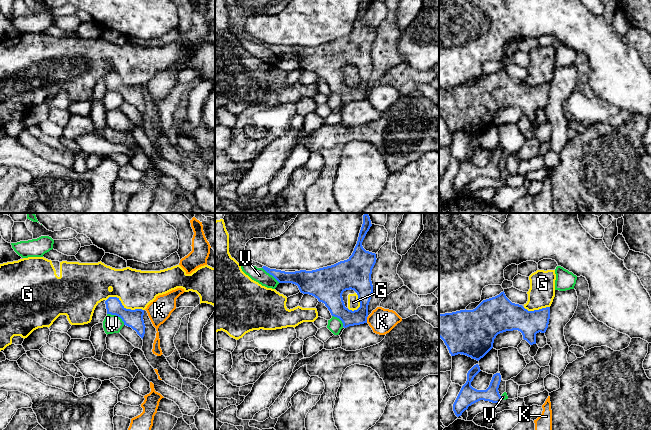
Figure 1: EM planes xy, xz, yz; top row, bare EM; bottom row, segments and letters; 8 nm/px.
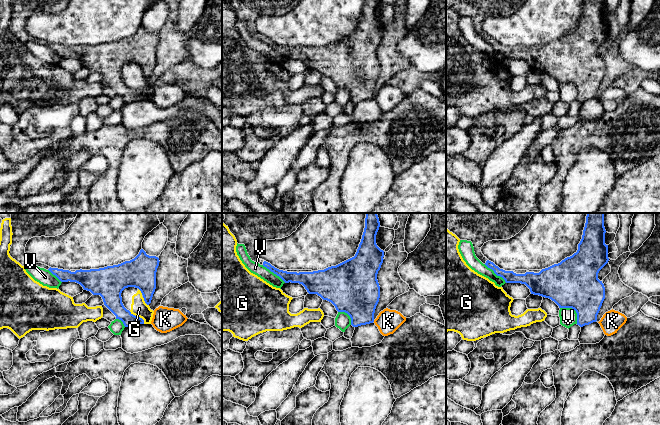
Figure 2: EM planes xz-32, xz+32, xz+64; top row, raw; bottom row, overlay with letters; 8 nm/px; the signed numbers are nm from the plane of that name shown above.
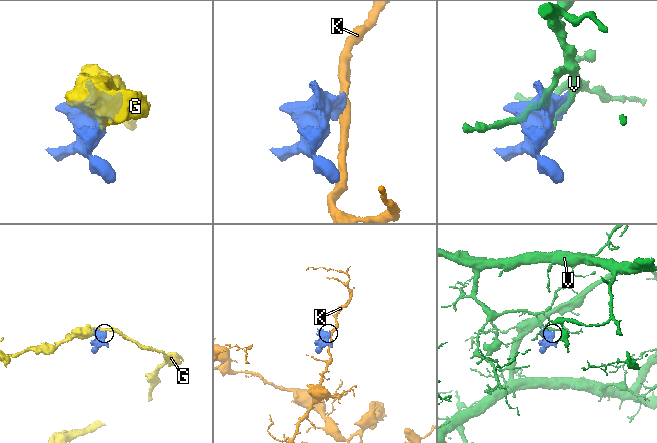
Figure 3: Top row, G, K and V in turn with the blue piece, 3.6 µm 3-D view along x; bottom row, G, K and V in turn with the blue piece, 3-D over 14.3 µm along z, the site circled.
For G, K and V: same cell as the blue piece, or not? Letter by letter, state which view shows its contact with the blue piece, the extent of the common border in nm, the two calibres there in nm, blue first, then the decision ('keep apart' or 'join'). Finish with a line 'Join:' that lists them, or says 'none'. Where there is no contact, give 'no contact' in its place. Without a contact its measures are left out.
G: xy | 320 nm | 140/320 nm | keep apart
K: xz | 60 nm | 140/200 nm | keep apart
V: xy | 170 nm | 140/140 nm | keep apart
Join: none

